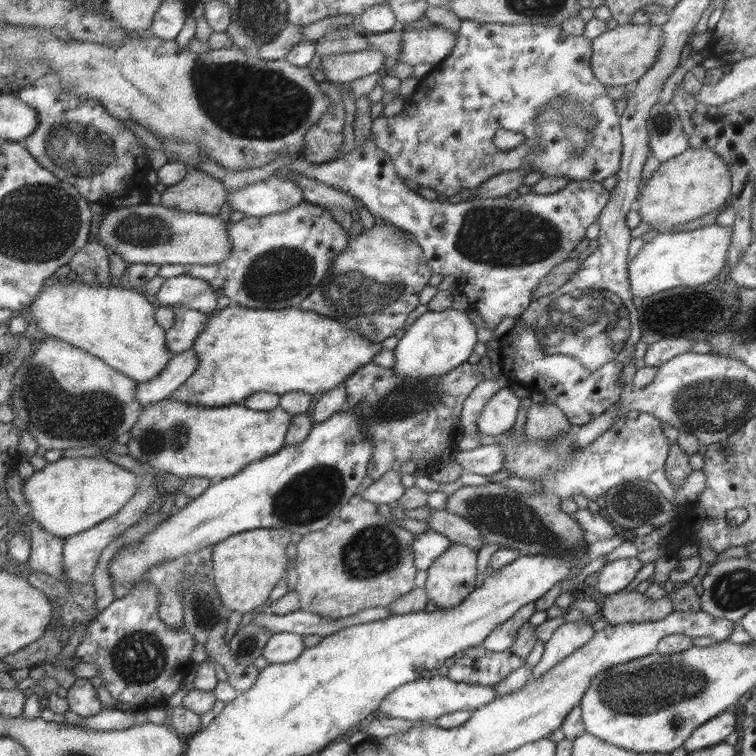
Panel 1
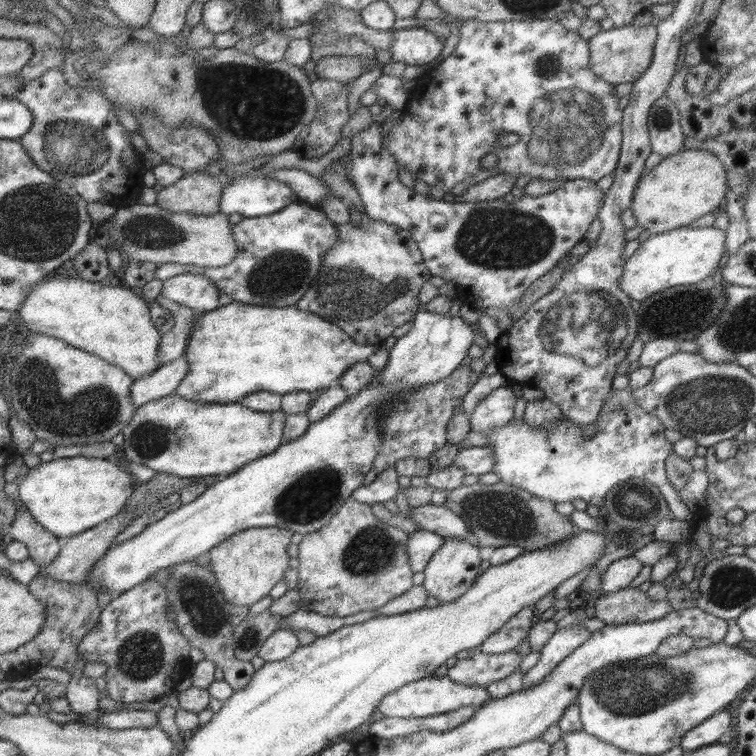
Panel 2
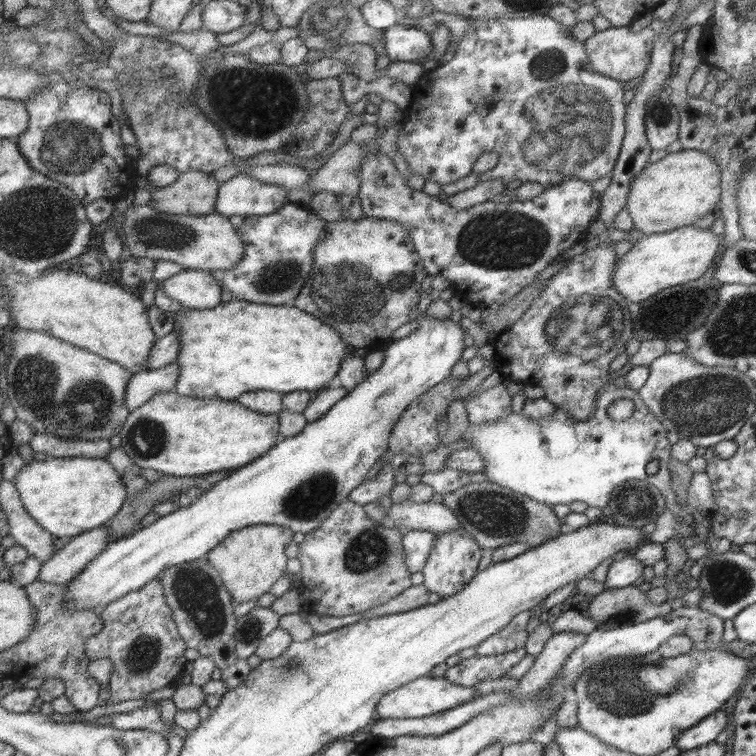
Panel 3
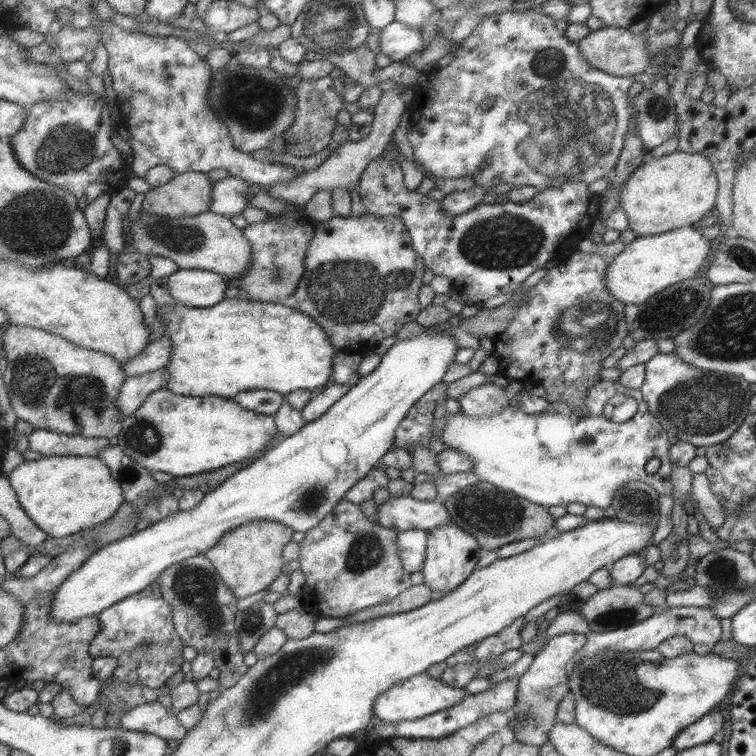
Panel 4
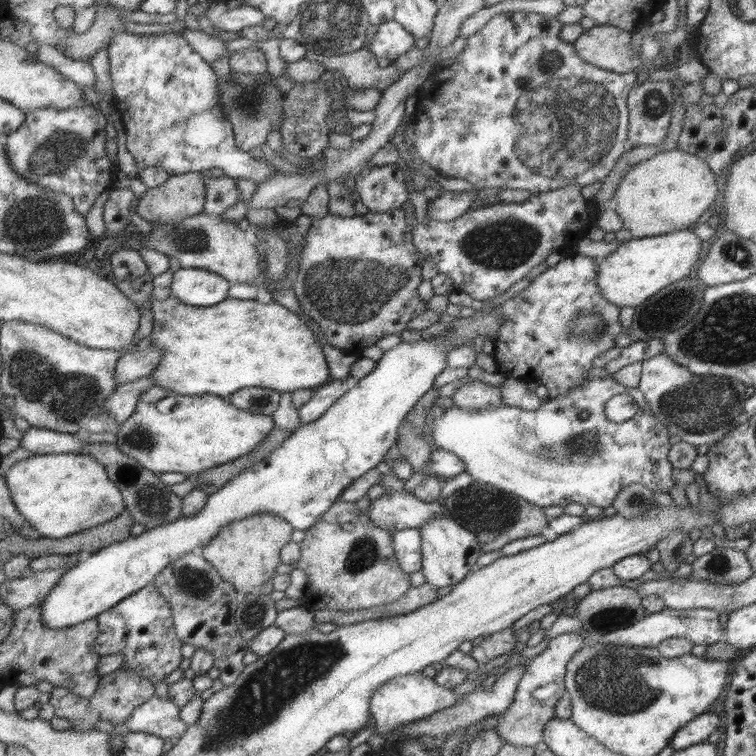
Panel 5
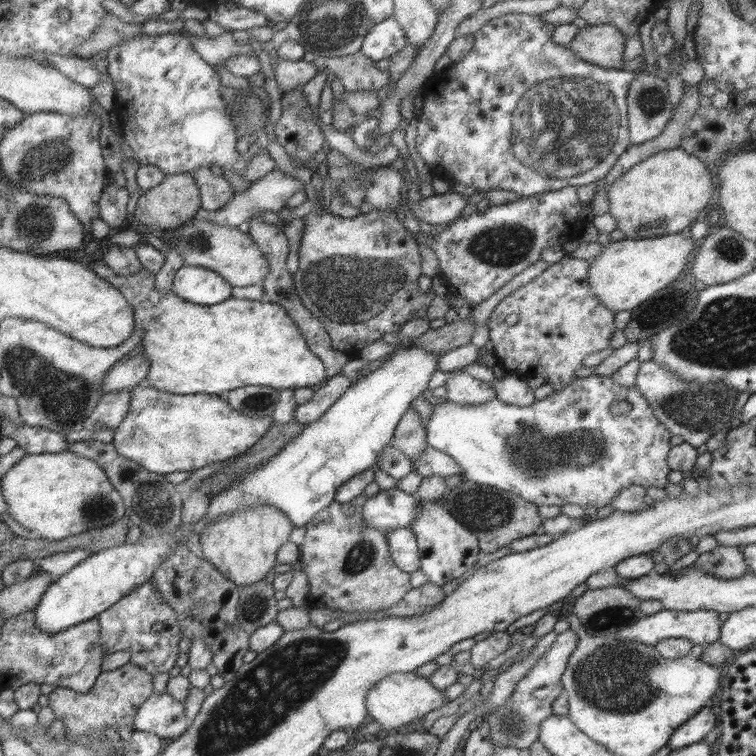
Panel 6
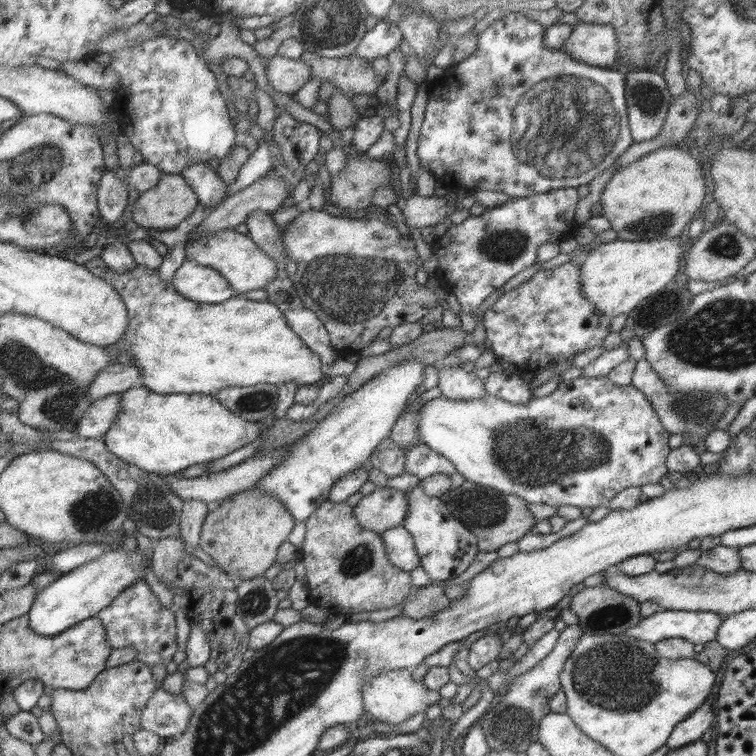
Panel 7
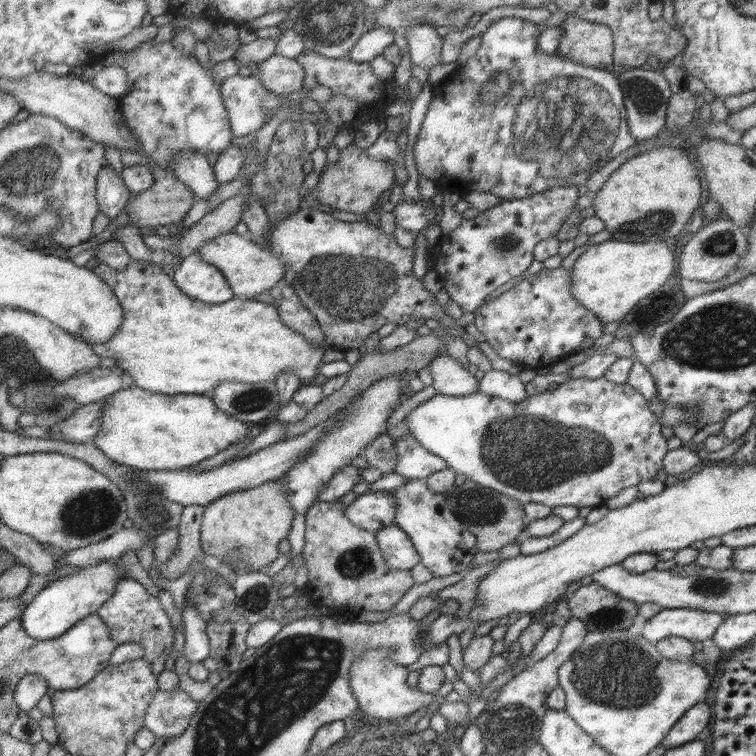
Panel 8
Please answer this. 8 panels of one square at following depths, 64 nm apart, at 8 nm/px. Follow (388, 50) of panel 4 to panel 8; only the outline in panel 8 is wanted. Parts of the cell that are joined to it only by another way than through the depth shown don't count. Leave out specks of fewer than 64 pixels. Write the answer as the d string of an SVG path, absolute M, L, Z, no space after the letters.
M385 27L369 28L362 36L359 36L347 59L368 64L373 58L380 56L387 46L393 44L393 36L394 32Z

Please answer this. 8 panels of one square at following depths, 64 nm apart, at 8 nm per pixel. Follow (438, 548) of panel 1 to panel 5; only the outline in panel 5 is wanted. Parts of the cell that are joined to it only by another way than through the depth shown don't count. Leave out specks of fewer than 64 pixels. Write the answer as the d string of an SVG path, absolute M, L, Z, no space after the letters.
M418 528L393 531L393 553L402 572L415 573L421 568L421 534Z

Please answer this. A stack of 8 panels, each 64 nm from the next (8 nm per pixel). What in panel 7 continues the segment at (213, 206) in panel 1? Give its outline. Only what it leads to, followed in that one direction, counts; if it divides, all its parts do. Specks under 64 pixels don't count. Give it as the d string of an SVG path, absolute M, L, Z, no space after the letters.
M160 171L157 184L145 192L138 193L138 197L133 202L130 226L142 226L148 230L173 229L191 214L197 203L199 202L193 189L179 174Z

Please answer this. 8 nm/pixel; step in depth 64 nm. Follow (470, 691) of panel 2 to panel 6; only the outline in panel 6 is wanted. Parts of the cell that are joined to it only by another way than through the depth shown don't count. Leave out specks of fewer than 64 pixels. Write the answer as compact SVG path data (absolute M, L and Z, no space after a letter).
M392 672L372 684L365 697L365 708L373 720L381 724L381 730L389 732L448 701L443 690L433 688L425 677L419 677L415 672Z

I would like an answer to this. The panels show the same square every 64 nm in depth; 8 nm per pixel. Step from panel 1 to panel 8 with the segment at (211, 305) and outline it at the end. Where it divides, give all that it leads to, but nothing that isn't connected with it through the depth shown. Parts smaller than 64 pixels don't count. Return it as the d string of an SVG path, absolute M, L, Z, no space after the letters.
M188 253L171 272L174 285L188 298L207 304L221 304L234 298L226 278L216 266L202 261L199 253Z

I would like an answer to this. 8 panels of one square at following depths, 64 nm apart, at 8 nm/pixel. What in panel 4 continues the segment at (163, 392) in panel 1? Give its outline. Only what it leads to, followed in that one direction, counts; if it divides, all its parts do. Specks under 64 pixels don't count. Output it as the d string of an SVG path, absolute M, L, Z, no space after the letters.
M164 368L139 376L130 376L121 383L120 392L117 393L113 404L123 416L129 416L138 406L141 406L149 393L164 387L167 377Z

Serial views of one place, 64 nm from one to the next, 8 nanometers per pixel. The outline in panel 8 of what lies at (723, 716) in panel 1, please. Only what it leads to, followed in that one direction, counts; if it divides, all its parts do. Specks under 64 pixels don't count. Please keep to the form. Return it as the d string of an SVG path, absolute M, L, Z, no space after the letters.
M705 700L696 702L673 723L660 744L665 749L670 749L692 741L705 728L709 722L709 716L711 716L711 712Z

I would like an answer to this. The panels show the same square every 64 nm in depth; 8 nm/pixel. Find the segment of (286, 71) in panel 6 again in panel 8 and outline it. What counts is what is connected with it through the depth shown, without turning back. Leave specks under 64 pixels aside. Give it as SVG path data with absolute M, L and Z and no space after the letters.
M271 55L265 61L257 64L259 83L277 95L286 96L302 89L303 68L294 59L280 55Z

